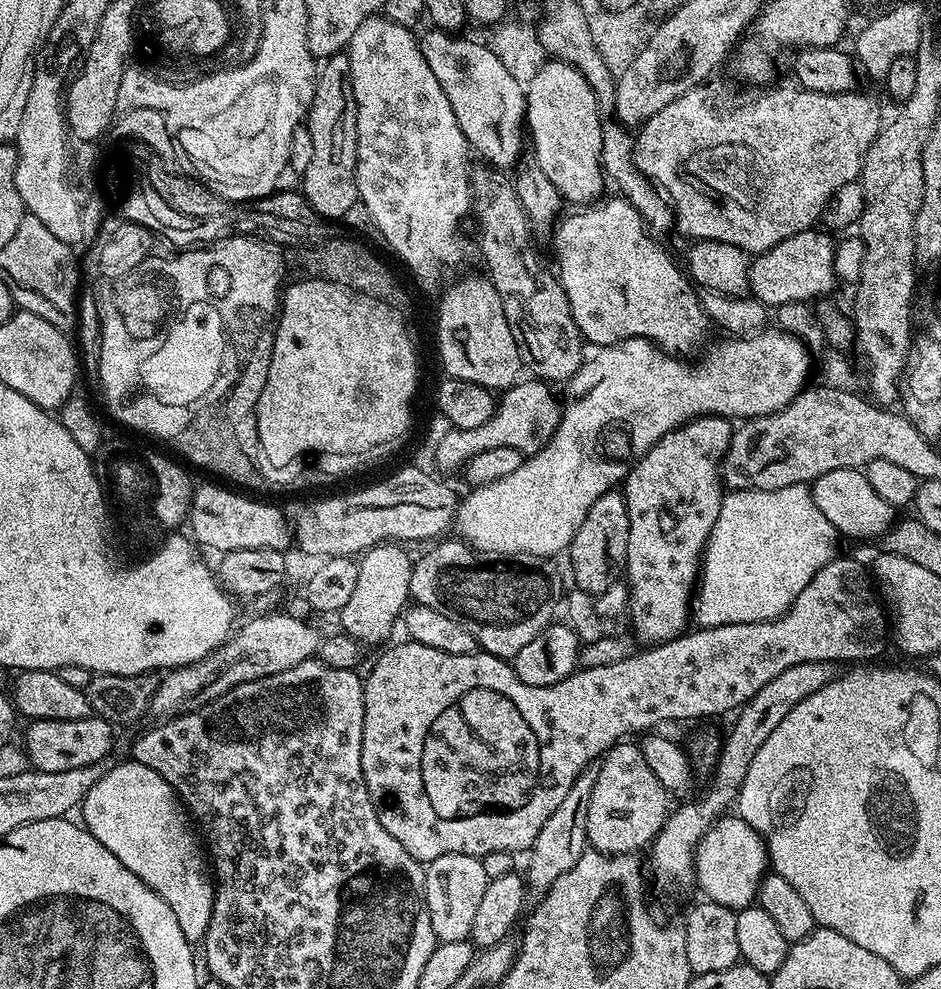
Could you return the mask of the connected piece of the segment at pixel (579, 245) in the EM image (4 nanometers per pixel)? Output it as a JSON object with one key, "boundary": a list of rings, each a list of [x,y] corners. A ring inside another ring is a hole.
{"boundary":[[[619,194],[613,195],[613,197],[613,200],[601,198],[587,206],[580,206],[572,210],[572,213],[570,213],[568,217],[565,215],[563,219],[555,225],[554,235],[551,237],[551,239],[553,238],[552,244],[556,247],[557,266],[555,265],[555,267],[558,269],[558,279],[561,286],[564,287],[566,298],[570,302],[572,317],[578,326],[581,337],[583,337],[587,343],[589,340],[590,343],[596,344],[592,346],[603,346],[605,344],[617,344],[618,342],[629,340],[637,336],[643,340],[652,341],[653,344],[663,348],[664,351],[669,354],[688,354],[684,352],[694,351],[696,344],[703,342],[704,335],[707,334],[708,328],[710,329],[710,321],[708,315],[704,313],[700,305],[700,297],[697,289],[694,287],[691,279],[686,275],[685,269],[681,267],[681,265],[679,268],[679,266],[672,261],[671,254],[668,253],[666,249],[662,248],[659,242],[656,241],[659,239],[644,227],[642,218],[638,212],[630,206],[628,200],[624,199],[624,197]]]}

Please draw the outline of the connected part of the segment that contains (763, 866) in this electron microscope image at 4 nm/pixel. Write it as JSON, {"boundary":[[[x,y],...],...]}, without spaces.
{"boundary":[[[736,814],[721,817],[703,836],[696,847],[695,874],[696,886],[704,892],[703,897],[712,900],[718,905],[724,905],[733,910],[749,907],[759,893],[760,883],[768,870],[768,852],[762,836],[757,834],[749,823]]]}

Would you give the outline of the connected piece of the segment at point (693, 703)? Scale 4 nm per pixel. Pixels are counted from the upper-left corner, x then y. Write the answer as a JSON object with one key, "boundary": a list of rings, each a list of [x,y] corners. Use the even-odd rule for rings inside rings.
{"boundary":[[[843,554],[837,555],[822,570],[813,574],[812,580],[802,590],[802,594],[796,596],[796,601],[775,620],[755,620],[745,624],[727,624],[726,626],[714,626],[713,628],[693,627],[683,634],[675,636],[673,640],[665,640],[655,646],[649,647],[649,652],[633,651],[631,656],[606,666],[594,666],[593,668],[581,667],[579,670],[566,677],[562,682],[547,688],[546,686],[526,686],[514,674],[511,663],[500,659],[499,656],[491,656],[489,652],[477,650],[466,654],[450,654],[433,647],[420,645],[419,642],[409,639],[406,644],[396,644],[393,648],[385,647],[380,657],[372,664],[368,676],[364,681],[364,725],[362,726],[362,774],[366,778],[366,786],[372,795],[372,801],[376,803],[376,813],[386,826],[386,830],[397,842],[406,849],[415,860],[427,862],[434,858],[442,858],[442,854],[470,854],[482,857],[490,854],[490,850],[506,850],[513,854],[527,853],[529,848],[538,837],[538,832],[545,825],[554,810],[561,805],[562,800],[574,785],[575,779],[582,774],[594,761],[597,761],[613,744],[623,741],[628,731],[643,733],[652,730],[655,724],[664,724],[667,720],[700,720],[703,716],[720,716],[723,712],[735,713],[743,708],[770,678],[778,678],[782,670],[790,670],[790,666],[802,662],[826,662],[834,660],[860,660],[856,662],[872,662],[875,656],[880,656],[890,646],[890,620],[886,615],[885,605],[874,587],[873,577],[869,569],[863,568],[856,560],[851,560]],[[416,704],[454,704],[450,710],[446,710],[434,724],[424,752],[424,768],[416,768],[416,762],[420,758],[420,738],[422,738],[422,726],[416,724]]]}

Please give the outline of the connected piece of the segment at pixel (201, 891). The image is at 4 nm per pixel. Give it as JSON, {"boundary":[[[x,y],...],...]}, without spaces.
{"boundary":[[[129,759],[127,763],[109,767],[104,777],[90,786],[78,809],[79,815],[84,815],[83,827],[94,834],[94,838],[98,838],[98,842],[102,842],[102,846],[106,846],[106,850],[110,850],[110,854],[114,854],[114,858],[118,858],[118,862],[126,866],[126,870],[142,878],[142,882],[146,882],[150,890],[164,899],[166,906],[174,910],[174,918],[178,918],[178,926],[182,926],[182,934],[186,934],[190,942],[203,941],[214,906],[214,884],[210,879],[210,868],[206,863],[201,837],[190,819],[188,809],[177,796],[176,789],[166,782],[166,778],[150,770],[150,766],[142,766],[137,760]]]}

